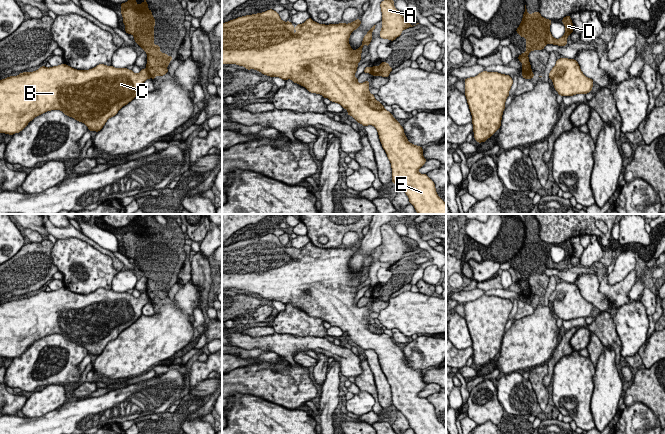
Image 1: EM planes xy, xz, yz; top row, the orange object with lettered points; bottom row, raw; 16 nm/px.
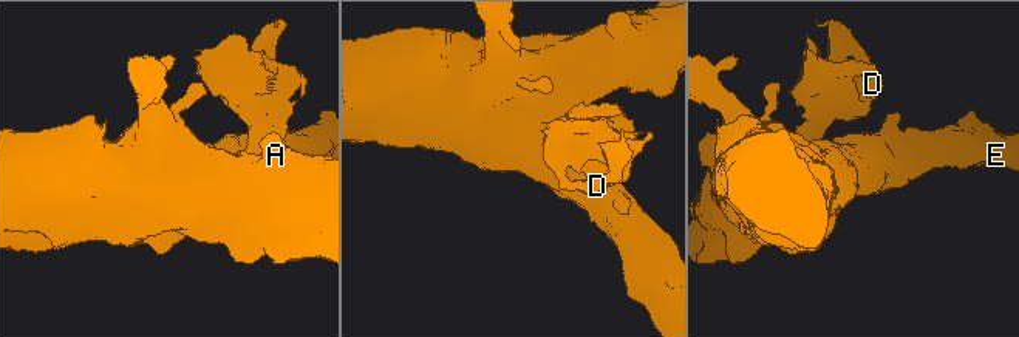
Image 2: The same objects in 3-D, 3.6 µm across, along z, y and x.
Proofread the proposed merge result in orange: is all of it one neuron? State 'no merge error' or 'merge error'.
merge error

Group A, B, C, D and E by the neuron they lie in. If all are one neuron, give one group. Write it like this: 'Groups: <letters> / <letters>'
Groups: A B C E / D

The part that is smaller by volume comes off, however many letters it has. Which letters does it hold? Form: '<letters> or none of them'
D

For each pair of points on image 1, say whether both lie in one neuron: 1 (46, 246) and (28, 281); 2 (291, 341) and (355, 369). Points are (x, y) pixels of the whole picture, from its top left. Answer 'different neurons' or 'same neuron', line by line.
1: same neuron
2: same neuron

